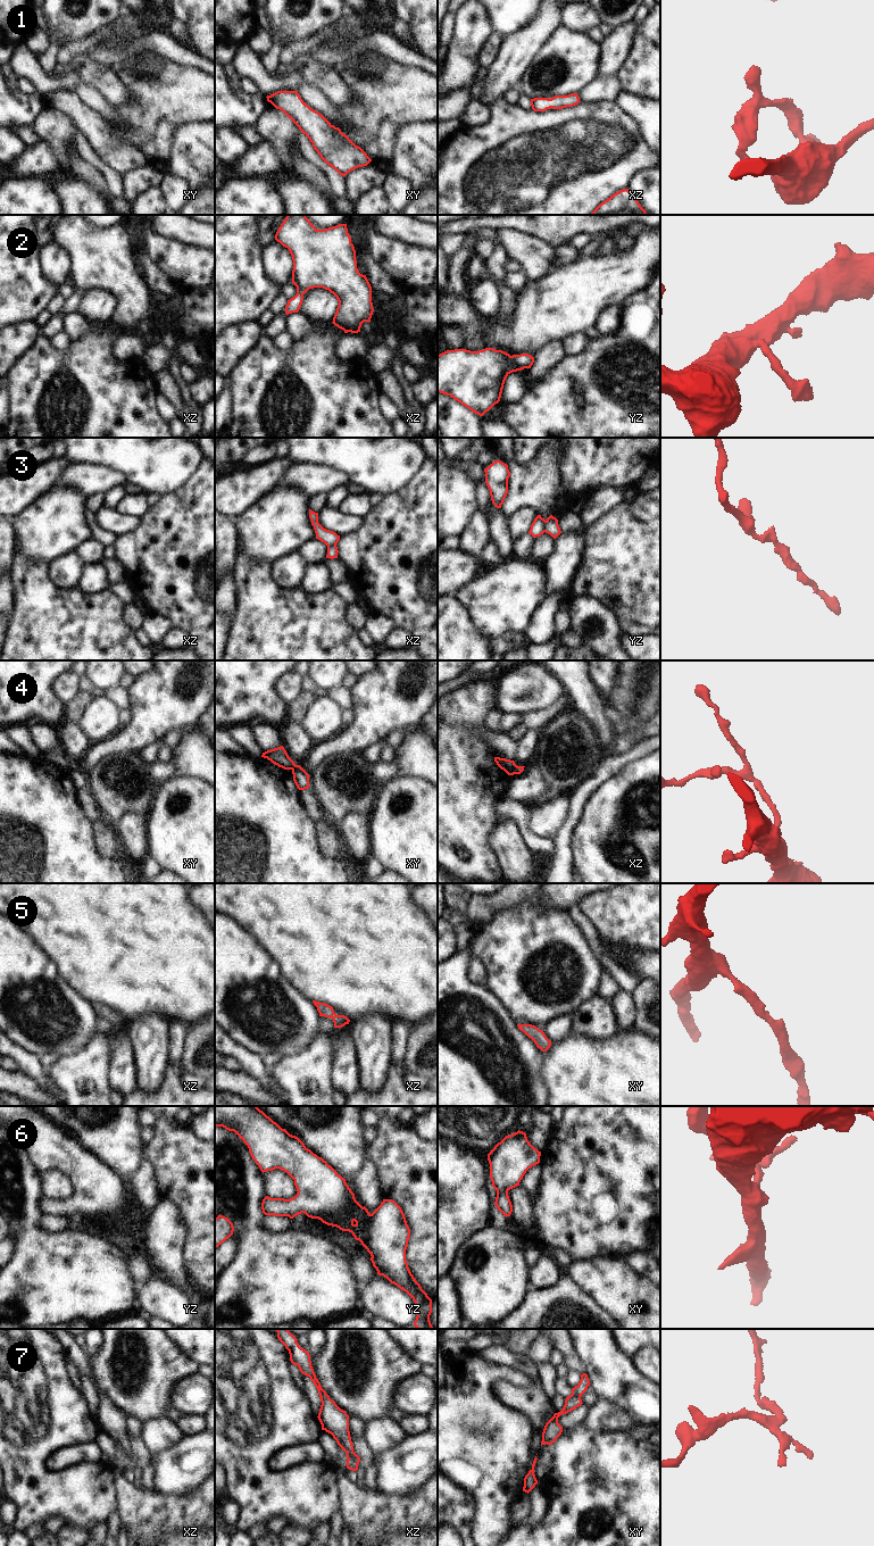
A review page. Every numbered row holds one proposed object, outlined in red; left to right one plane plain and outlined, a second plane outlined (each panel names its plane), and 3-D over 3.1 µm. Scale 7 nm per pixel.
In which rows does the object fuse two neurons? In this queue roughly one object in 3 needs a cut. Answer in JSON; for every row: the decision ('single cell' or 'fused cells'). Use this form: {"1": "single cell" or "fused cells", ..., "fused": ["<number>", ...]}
{"1": "single cell", "2": "single cell", "3": "fused cells", "4": "fused cells", "5": "single cell", "6": "single cell", "7": "fused cells", "fused": ["3", "4", "7"]}

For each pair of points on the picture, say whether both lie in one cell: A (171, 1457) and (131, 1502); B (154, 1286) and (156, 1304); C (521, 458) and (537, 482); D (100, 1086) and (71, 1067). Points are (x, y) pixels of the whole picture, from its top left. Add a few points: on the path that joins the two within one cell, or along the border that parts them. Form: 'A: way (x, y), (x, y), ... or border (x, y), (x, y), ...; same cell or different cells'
A: border (154, 1489), (165, 1495), (180, 1496); different cells
B: way (155, 1290), (156, 1299); same cell
C: border (538, 449), (523, 463), (514, 459); different cells
D: way (93, 1085), (90, 1085), (77, 1074); same cell

